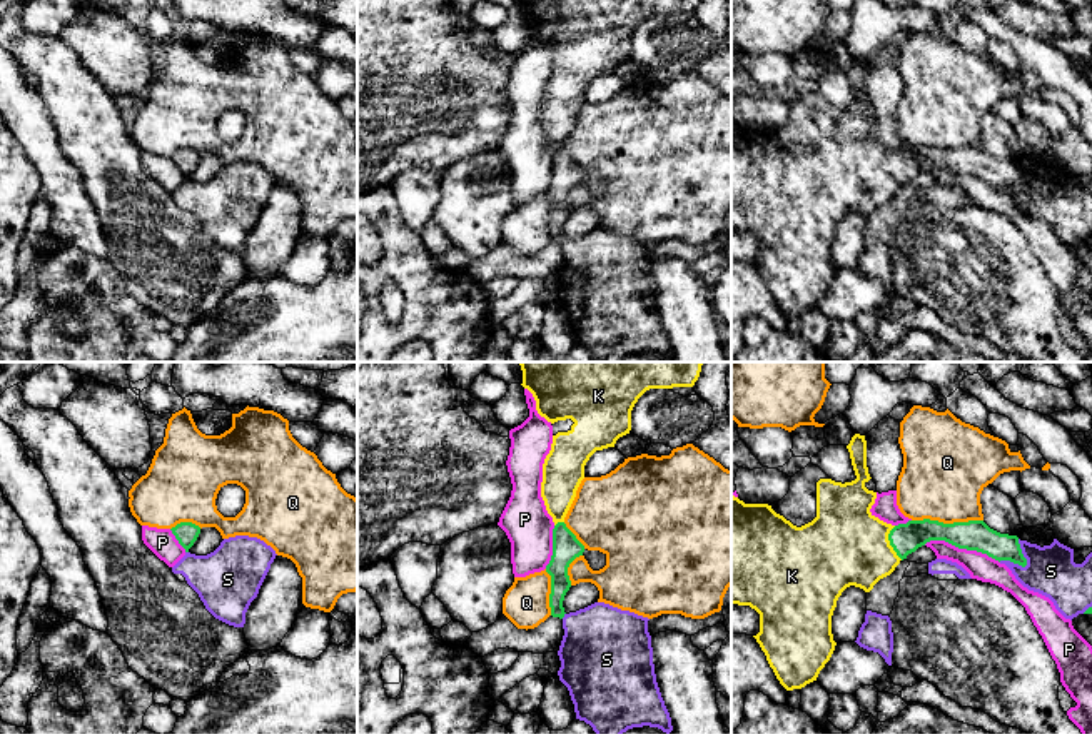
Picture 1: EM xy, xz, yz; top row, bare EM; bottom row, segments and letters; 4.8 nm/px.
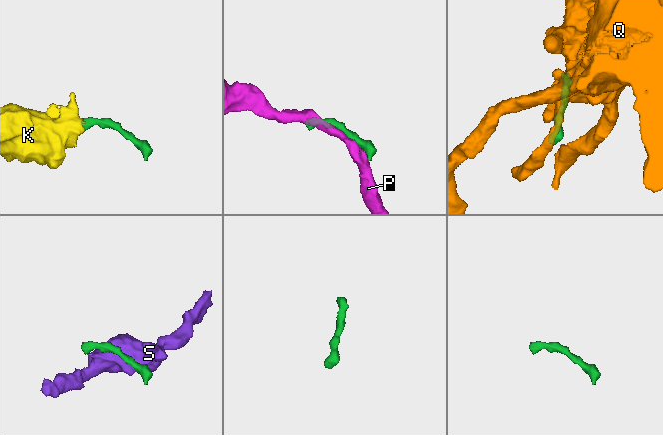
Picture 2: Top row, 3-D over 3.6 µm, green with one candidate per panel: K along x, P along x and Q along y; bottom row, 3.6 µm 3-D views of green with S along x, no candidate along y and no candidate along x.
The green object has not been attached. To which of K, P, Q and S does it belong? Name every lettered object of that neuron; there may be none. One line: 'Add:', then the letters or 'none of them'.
Add: K

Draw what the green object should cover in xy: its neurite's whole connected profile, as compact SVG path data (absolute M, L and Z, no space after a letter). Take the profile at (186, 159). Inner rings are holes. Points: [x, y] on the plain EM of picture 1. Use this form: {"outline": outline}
{"outline": "M180 148L170 155L179 170L189 178L200 160L200 153L192 148Z"}

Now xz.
{"outline": "M523 0L523 13L534 27L536 37L553 52L551 77L543 90L541 123L553 143L553 182L546 192L551 202L549 234L553 244L564 244L563 227L571 214L569 190L583 182L584 172L566 153L564 143L584 105L584 92L596 77L614 73L631 57L631 37L650 15L693 13L700 0Z"}

